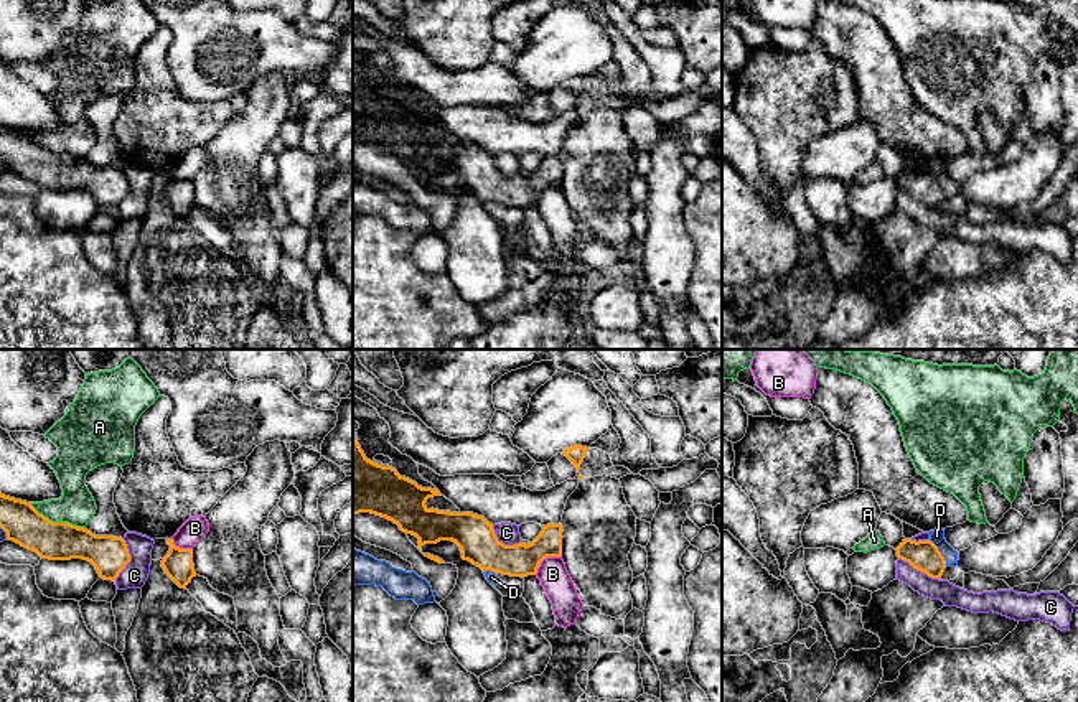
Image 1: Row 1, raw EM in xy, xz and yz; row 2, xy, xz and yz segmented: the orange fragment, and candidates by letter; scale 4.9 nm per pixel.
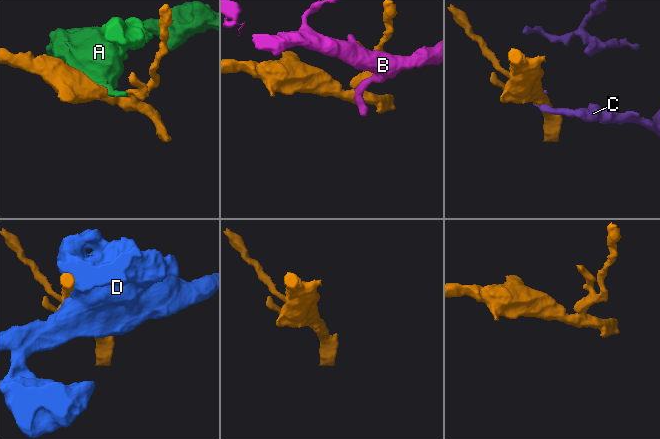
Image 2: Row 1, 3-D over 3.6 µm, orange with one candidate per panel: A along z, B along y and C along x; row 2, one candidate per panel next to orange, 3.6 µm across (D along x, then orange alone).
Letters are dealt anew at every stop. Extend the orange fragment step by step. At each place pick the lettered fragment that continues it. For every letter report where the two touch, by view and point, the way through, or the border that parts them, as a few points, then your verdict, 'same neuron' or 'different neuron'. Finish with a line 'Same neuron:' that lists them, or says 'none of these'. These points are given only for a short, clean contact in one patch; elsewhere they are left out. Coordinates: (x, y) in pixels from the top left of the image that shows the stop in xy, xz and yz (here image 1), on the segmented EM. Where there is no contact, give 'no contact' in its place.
A: xy (58, 523) | different neuron
B: xz (544, 557) | different neuron
C: xy (129, 561) | along xy (124, 539), (129, 549), (129, 562), (114, 580) | different neuron
D: yz (937, 549) | different neuron
Same neuron: none of these

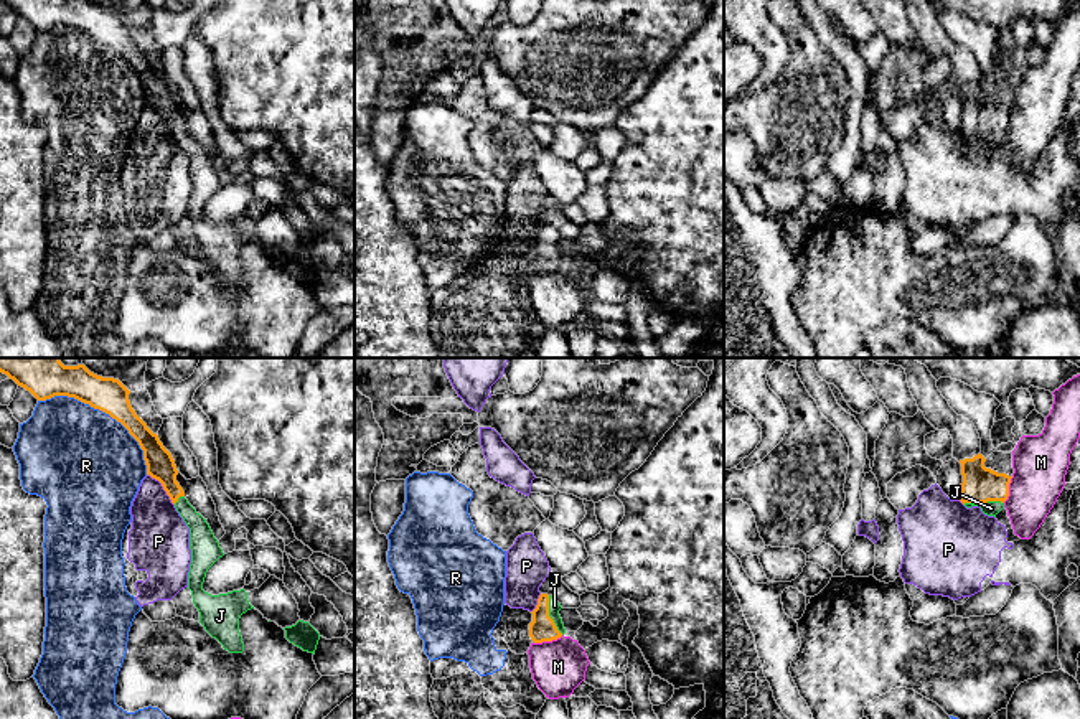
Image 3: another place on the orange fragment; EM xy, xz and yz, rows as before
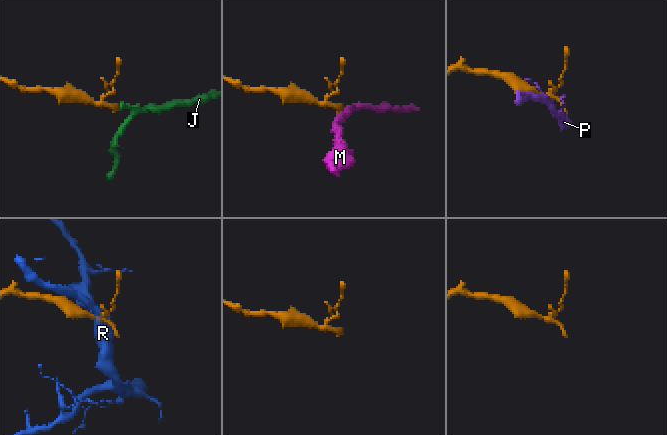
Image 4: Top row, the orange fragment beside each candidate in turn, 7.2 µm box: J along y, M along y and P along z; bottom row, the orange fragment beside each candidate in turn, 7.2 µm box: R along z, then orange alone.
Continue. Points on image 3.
J: yz (983, 502) | across yz (980, 485), (983, 488), (983, 502), (991, 508) | same neuron
M: xz (548, 640) | along xz (563, 635), (535, 643) | different neuron
P: xy (164, 488) | along xy (147, 474), (160, 484), (173, 505) | different neuron
R: xy (104, 411) | different neuron
Same neuron: J

